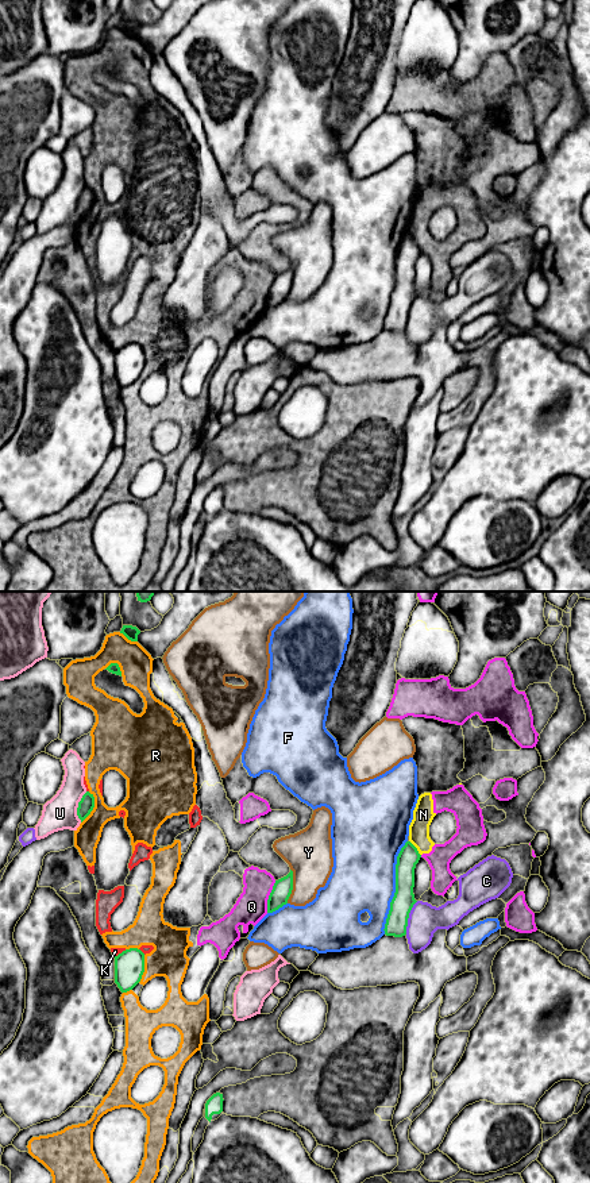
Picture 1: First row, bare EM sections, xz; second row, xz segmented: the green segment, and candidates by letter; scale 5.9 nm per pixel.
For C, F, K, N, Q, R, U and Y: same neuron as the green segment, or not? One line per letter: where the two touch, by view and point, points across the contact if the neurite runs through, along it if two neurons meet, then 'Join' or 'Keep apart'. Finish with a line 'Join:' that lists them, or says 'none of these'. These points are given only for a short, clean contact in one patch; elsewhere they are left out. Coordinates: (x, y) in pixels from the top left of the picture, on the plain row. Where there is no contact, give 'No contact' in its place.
C: Touches green at xz (408, 312). Keep apart
F: Touches green at xz (396, 282). Keep apart
K: Touches green at xz (122, 347). Keep apart
N: Touches green at xz (416, 243). Boundary: xz (409, 235), (420, 250). Keep apart
Q: Touches green at xz (269, 292). Keep apart
R: Touches green at xz (93, 201). Keep apart
U: Touches green at xz (78, 201). Keep apart
Y: Touches green at xz (292, 281). Keep apart
Join: none of these

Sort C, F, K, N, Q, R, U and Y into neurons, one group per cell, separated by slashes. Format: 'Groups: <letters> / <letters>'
Groups: C / F / K N Q R / U / Y

